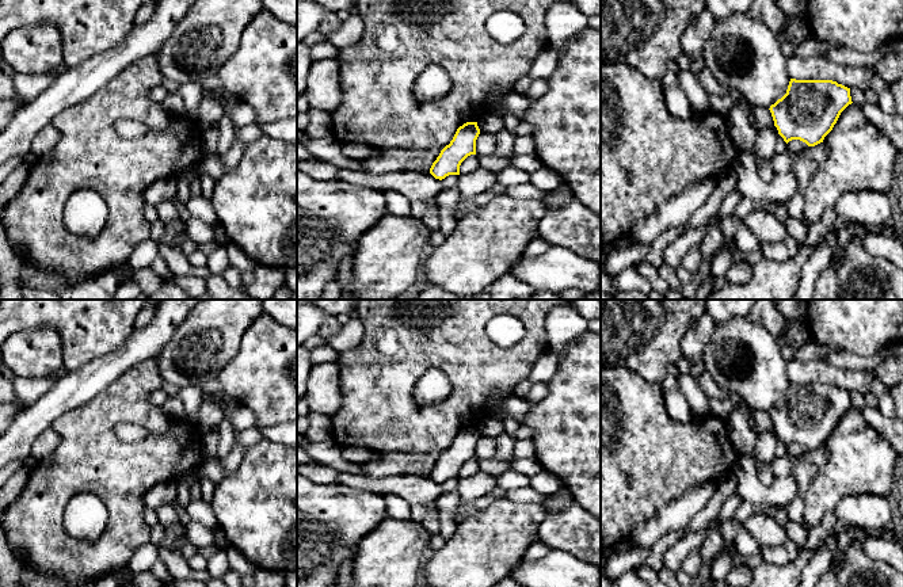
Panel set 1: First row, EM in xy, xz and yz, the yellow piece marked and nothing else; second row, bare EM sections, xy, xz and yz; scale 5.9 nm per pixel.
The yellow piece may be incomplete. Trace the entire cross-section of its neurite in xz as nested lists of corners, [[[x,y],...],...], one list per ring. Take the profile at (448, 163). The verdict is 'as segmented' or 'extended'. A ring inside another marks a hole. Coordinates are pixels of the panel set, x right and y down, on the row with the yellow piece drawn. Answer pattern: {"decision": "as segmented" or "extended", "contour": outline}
{"decision": "as segmented", "contour": [[[466,122],[460,126],[437,160],[430,168],[435,179],[445,179],[449,175],[460,175],[461,163],[470,155],[476,155],[476,140],[480,134],[477,122]]]}

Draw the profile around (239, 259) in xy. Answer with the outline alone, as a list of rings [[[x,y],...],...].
[[[229,241],[226,245],[229,264],[240,272],[254,271],[258,266],[239,245]]]

